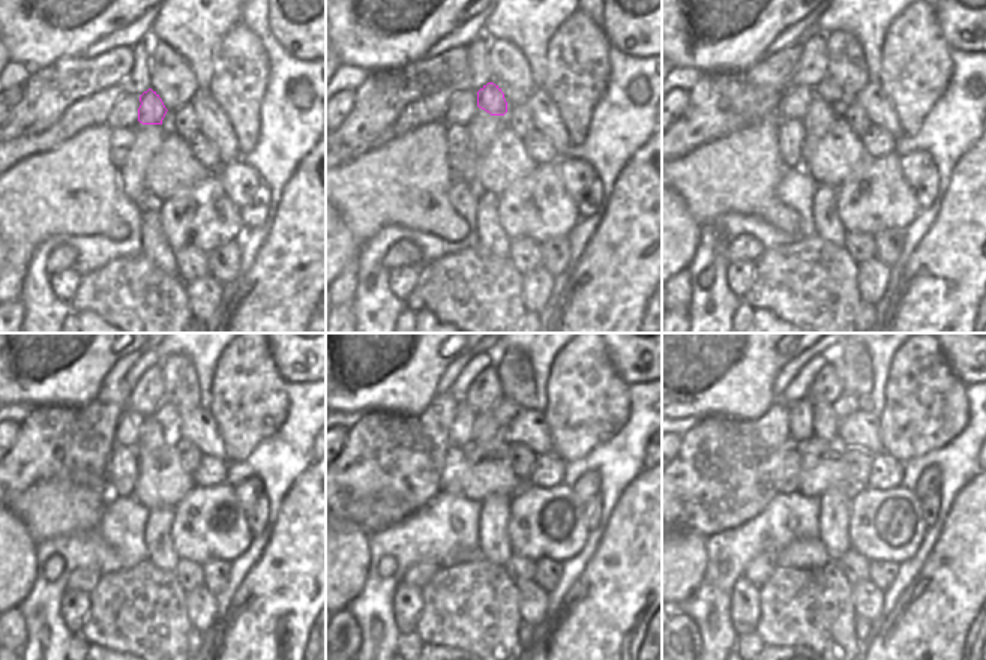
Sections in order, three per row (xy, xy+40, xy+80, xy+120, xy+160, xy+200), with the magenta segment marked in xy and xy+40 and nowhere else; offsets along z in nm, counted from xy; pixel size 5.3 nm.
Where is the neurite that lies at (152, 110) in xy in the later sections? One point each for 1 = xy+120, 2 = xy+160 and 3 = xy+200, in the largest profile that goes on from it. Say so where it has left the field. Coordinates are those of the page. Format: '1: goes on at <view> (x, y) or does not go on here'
1: goes on at xy+120 (167, 414)
2: goes on at xy+160 (505, 411)
3: goes on at xy+200 (847, 404)

